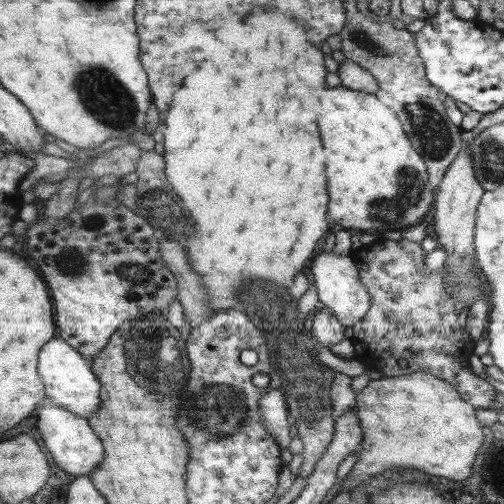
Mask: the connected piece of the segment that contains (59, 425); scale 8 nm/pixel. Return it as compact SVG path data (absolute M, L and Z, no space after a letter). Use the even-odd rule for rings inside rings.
M48 399L39 406L38 416L42 440L46 448L49 448L54 462L65 472L77 477L91 475L105 461L105 446L101 437L89 424L89 419Z

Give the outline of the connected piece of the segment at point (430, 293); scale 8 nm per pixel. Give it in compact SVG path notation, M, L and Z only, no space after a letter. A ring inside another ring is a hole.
M367 240L364 246L351 253L356 266L359 269L359 276L364 288L371 297L369 310L359 323L349 328L348 336L353 348L353 359L369 371L378 371L384 377L396 377L408 375L415 371L427 371L431 375L445 379L449 385L453 385L461 399L468 401L473 408L489 409L495 390L493 386L469 372L465 358L473 353L473 344L469 334L465 332L465 322L468 318L467 305L461 301L451 299L451 295L446 292L448 286L444 281L446 270L439 268L433 272L427 272L423 266L423 250L419 248L417 242L409 240ZM397 360L407 361L407 366L400 368Z

